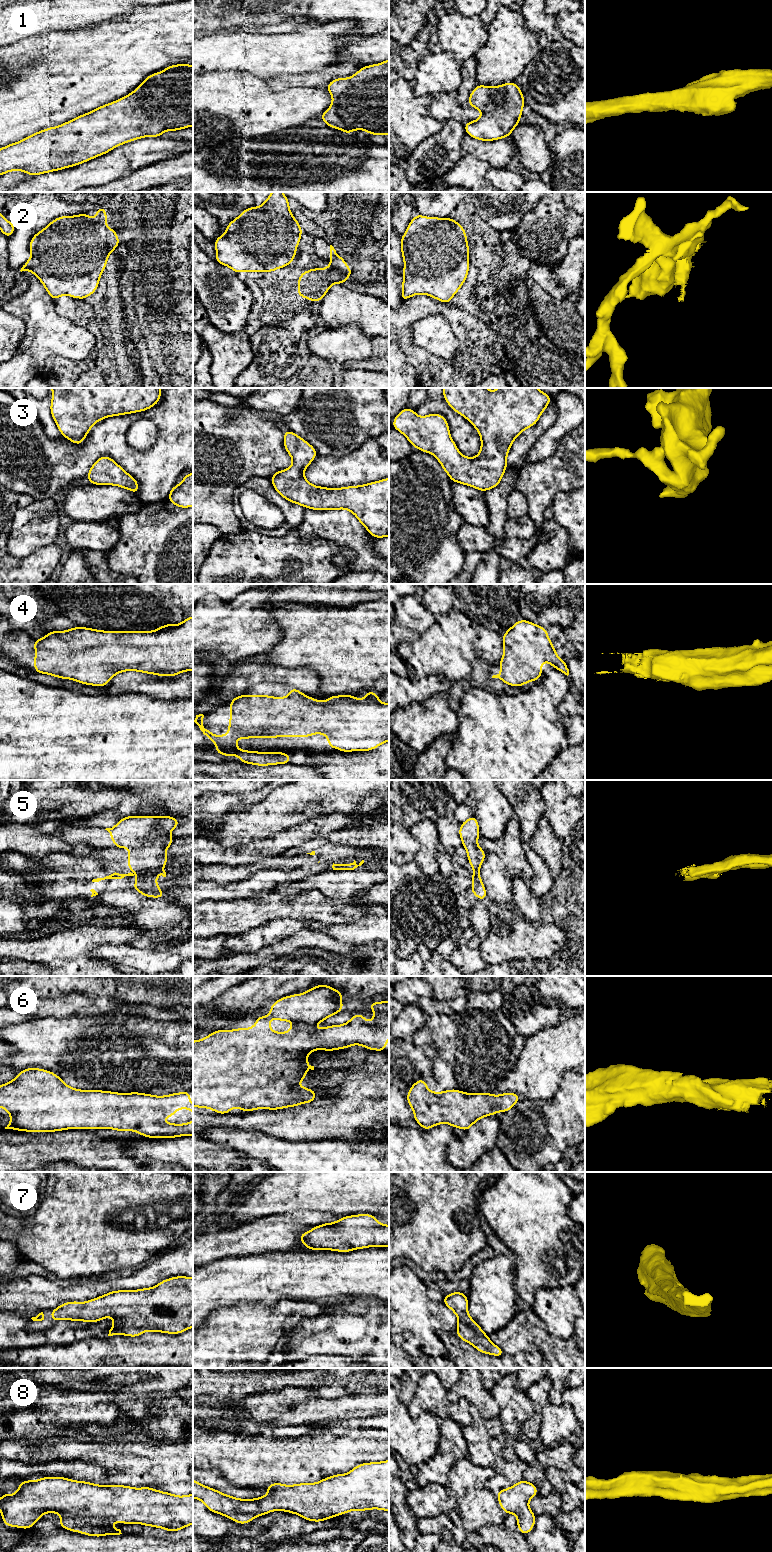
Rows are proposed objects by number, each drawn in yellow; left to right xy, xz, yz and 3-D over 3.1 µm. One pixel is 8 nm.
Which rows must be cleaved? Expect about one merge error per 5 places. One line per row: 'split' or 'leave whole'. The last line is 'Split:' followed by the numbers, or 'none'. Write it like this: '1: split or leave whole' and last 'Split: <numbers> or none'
1: leave whole
2: leave whole
3: leave whole
4: leave whole
5: split
6: leave whole
7: leave whole
8: leave whole
Split: 5

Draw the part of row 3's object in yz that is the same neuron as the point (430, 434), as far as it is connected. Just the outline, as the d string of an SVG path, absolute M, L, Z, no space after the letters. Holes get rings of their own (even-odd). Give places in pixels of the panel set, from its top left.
M443 388L443 397L455 412L465 417L478 431L481 438L481 448L476 457L466 457L459 452L450 436L448 422L440 414L431 413L420 417L414 410L406 407L394 418L392 427L401 432L412 446L420 451L434 455L452 482L471 486L482 492L494 489L500 484L507 468L507 454L513 441L525 429L534 426L538 422L541 414L551 401L550 395L537 388L499 388L495 391L490 391L487 388Z

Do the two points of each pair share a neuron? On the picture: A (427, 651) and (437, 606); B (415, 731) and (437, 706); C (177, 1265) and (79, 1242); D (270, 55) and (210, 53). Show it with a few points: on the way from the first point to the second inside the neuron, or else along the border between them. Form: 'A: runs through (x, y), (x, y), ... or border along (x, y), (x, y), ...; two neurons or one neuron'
A: border along (452, 608), (444, 615); two neurons
B: runs through (421, 725), (434, 712); one neuron
C: border along (170, 1246), (148, 1262); two neurons
D: runs through (255, 53), (225, 53); one neuron

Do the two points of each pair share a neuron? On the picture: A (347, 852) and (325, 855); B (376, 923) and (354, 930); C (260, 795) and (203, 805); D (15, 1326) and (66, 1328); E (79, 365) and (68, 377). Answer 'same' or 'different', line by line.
A: same
B: same
C: same
D: same
E: same

